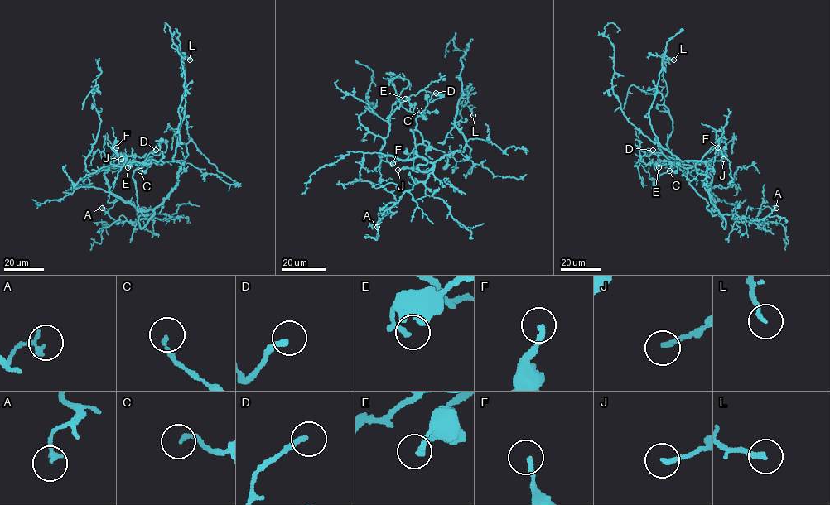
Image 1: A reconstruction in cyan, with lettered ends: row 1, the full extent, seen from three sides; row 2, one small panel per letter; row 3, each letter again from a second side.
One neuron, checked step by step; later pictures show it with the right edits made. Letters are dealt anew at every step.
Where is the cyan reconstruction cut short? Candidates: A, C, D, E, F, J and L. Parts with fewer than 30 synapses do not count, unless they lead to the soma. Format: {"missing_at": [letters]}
{"missing_at": ["F"]}

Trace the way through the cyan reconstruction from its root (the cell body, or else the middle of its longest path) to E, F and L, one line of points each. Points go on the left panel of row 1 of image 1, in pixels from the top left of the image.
E: (159, 204), (147, 210), (137, 209), (132, 173), (138, 164), (132, 161), (127, 167)
F: (159, 204), (147, 210), (137, 209), (110, 192), (103, 162), (114, 155), (116, 147)
L: (159, 204), (177, 183), (183, 161), (174, 161), (173, 156), (185, 108), (183, 55), (190, 60)

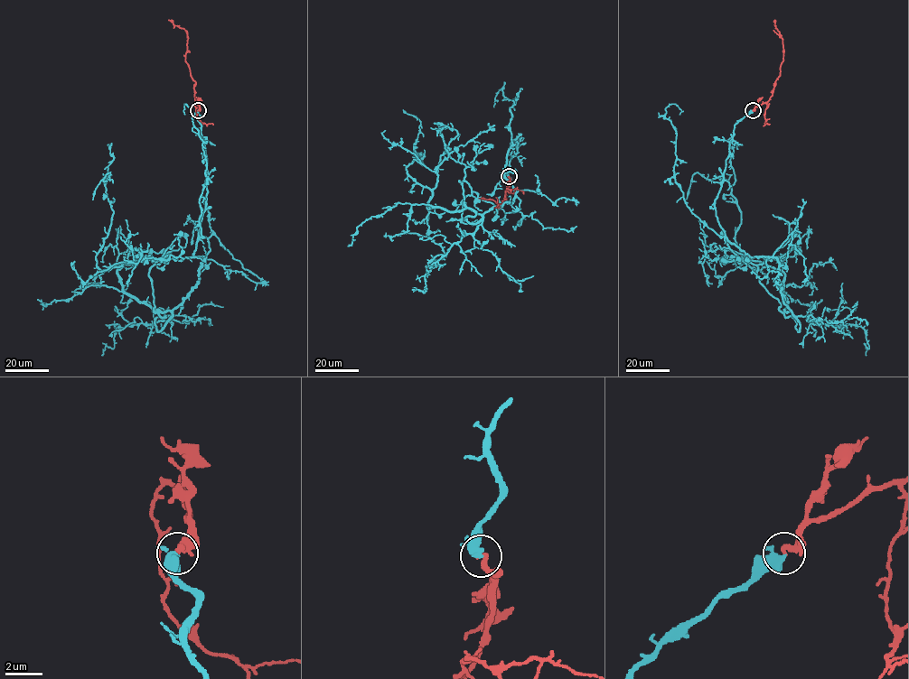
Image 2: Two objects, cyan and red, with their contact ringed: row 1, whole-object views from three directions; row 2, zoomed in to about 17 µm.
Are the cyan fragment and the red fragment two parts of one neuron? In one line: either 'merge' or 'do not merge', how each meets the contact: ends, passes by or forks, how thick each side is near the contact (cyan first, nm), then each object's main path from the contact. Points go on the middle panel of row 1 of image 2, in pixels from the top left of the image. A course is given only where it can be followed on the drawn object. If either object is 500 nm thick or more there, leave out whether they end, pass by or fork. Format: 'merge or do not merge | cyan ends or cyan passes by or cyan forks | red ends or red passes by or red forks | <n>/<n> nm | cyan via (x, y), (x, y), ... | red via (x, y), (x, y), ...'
merge | cyan passes by | red ends | 300/280 nm | cyan via (509, 176), (516, 138), (511, 202), (428, 208), (406, 168), (424, 164), (420, 122), (403, 109) | red via (509, 176), (506, 199), (498, 207), (492, 199), (478, 198)

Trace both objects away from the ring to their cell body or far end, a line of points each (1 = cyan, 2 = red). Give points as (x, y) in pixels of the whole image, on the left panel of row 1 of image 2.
1: (198, 111), (204, 257), (178, 305), (153, 310), (123, 290), (121, 266), (97, 265), (110, 172), (92, 199)
2: (198, 111), (193, 89), (195, 81), (185, 60), (186, 32), (168, 20)

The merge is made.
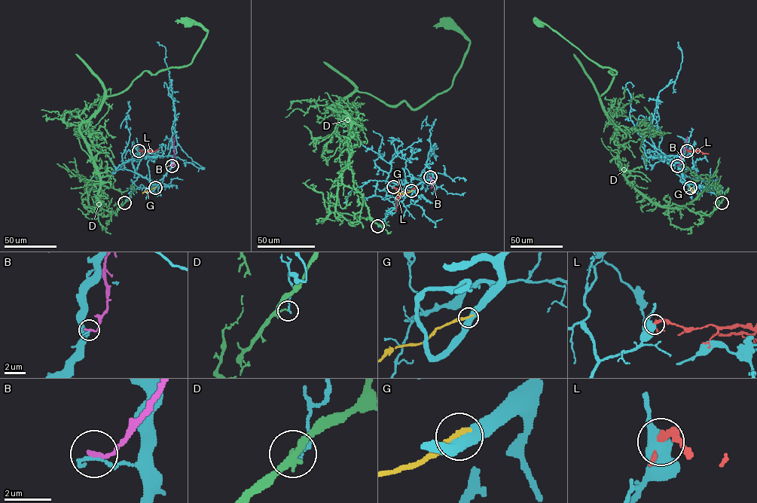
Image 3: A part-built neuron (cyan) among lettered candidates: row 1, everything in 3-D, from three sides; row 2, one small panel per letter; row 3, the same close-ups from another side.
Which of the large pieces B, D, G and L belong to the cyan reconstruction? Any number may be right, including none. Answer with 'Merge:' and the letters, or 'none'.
Merge: none

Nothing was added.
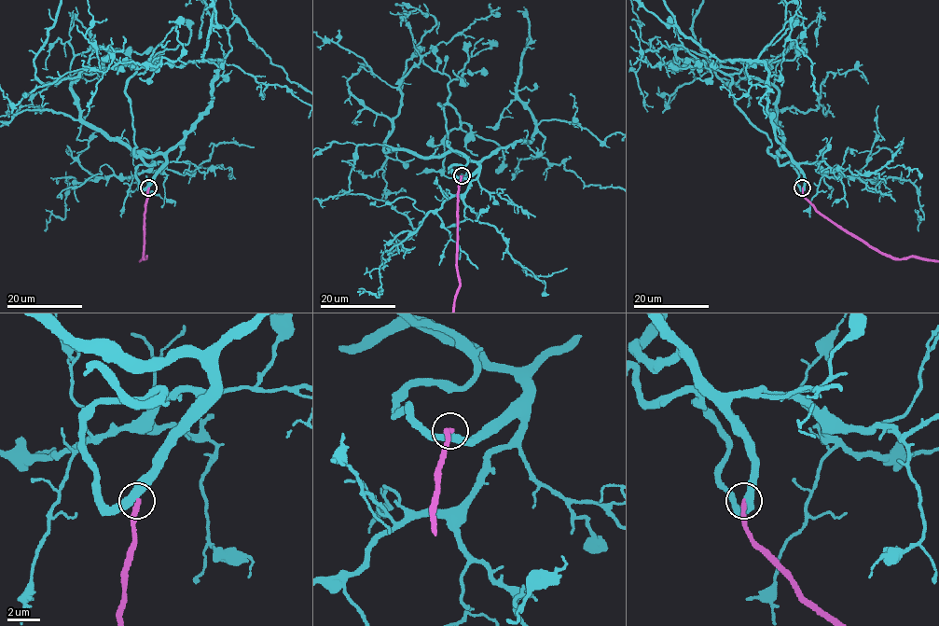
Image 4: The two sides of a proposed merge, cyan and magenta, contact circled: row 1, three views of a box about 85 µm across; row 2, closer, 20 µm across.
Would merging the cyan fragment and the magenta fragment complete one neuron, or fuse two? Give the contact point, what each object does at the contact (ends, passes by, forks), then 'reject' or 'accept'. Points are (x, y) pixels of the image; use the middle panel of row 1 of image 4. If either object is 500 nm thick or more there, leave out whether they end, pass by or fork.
at (462, 175); cyan passes by; magenta ends there; accept

